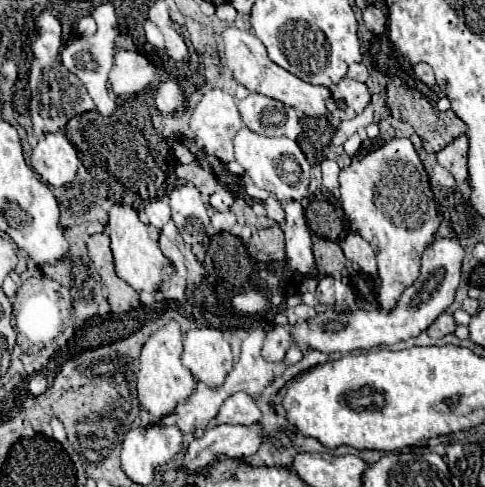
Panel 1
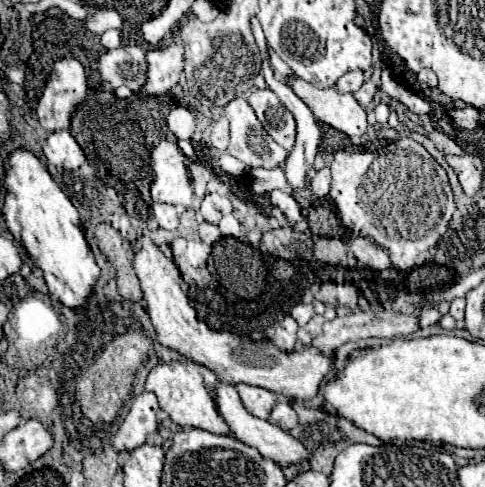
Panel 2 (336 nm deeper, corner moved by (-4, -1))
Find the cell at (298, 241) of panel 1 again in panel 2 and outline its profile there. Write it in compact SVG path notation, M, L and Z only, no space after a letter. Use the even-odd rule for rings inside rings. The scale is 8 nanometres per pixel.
M256 17L252 19L252 31L254 31L256 45L258 45L258 49L260 49L260 55L262 55L262 67L264 67L262 75L264 75L264 79L266 79L268 89L274 91L274 93L278 95L278 99L280 99L280 101L294 113L294 117L296 117L296 125L298 125L296 145L294 145L294 149L290 151L290 155L288 155L288 159L286 159L286 169L284 169L284 171L286 171L286 177L288 177L288 183L292 185L292 189L300 189L300 187L306 185L308 173L310 173L310 169L312 169L312 165L314 165L314 157L316 157L316 151L318 151L318 145L320 145L320 129L318 129L318 123L316 123L312 111L308 109L308 105L292 91L290 85L286 85L284 81L280 81L280 79L274 77L274 71L272 71L272 67L270 67L270 57L268 57L268 45L266 45L262 27L260 27L260 23L258 23Z

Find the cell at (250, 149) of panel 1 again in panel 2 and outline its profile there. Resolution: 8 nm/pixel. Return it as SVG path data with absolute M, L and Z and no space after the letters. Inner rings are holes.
M244 97L232 99L224 111L230 121L228 153L232 157L240 159L248 169L272 169L286 161L288 153L264 131L262 123L254 115L254 109Z

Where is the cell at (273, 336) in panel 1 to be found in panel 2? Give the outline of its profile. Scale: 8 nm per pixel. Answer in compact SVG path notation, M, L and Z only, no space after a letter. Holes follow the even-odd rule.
M284 317L280 323L276 323L272 341L276 343L278 349L290 353L296 347L296 331L298 331L298 323L292 317Z

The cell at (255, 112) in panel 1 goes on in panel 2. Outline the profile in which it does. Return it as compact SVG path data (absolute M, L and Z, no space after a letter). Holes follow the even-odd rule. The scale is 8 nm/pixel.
M254 89L248 103L252 105L266 133L286 151L292 151L296 139L296 121L284 103L270 89Z

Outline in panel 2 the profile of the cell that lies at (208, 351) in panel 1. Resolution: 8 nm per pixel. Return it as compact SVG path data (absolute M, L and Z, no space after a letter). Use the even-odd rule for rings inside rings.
M218 383L216 389L214 389L214 397L216 397L216 405L218 405L220 415L222 415L224 421L230 425L230 429L232 429L232 433L234 433L234 437L236 437L238 441L242 441L242 443L246 443L246 445L250 445L250 447L256 447L262 457L272 459L272 461L276 461L278 465L292 465L292 463L308 461L310 453L302 447L300 441L296 441L290 433L282 431L278 425L272 425L272 423L268 423L268 421L264 421L264 419L258 419L258 417L250 415L250 413L244 409L244 405L242 405L242 401L240 401L238 391L236 391L234 385Z

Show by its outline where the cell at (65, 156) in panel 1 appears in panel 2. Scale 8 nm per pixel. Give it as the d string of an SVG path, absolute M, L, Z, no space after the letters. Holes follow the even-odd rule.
M70 131L50 133L46 143L42 145L42 149L44 149L44 155L46 155L48 163L52 163L56 167L62 167L62 169L68 169L68 171L78 169L86 161L80 145L70 135Z

